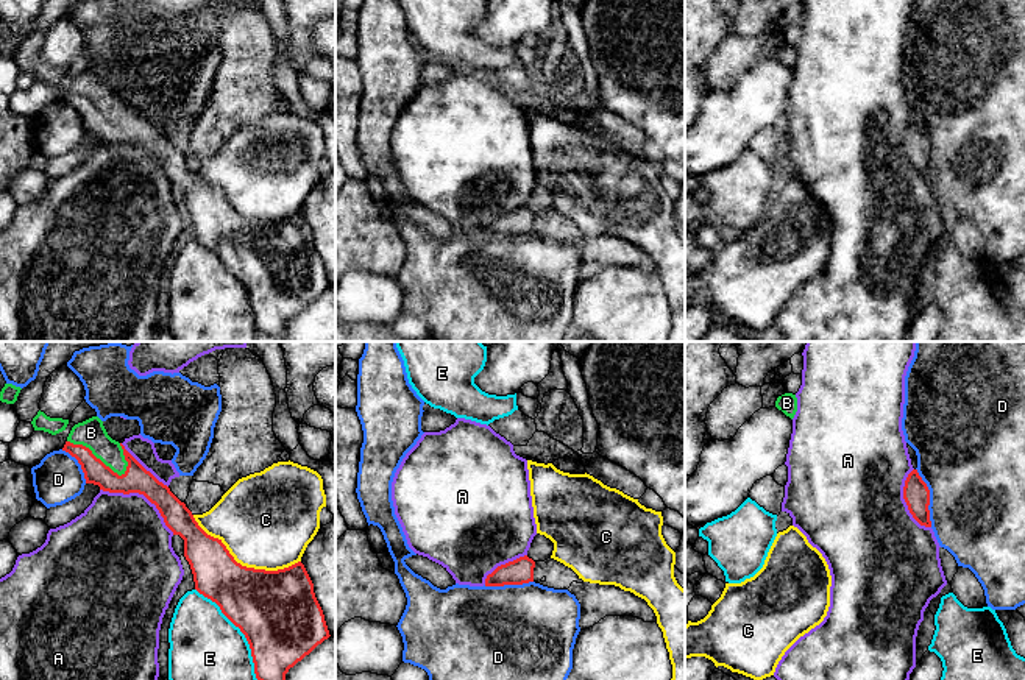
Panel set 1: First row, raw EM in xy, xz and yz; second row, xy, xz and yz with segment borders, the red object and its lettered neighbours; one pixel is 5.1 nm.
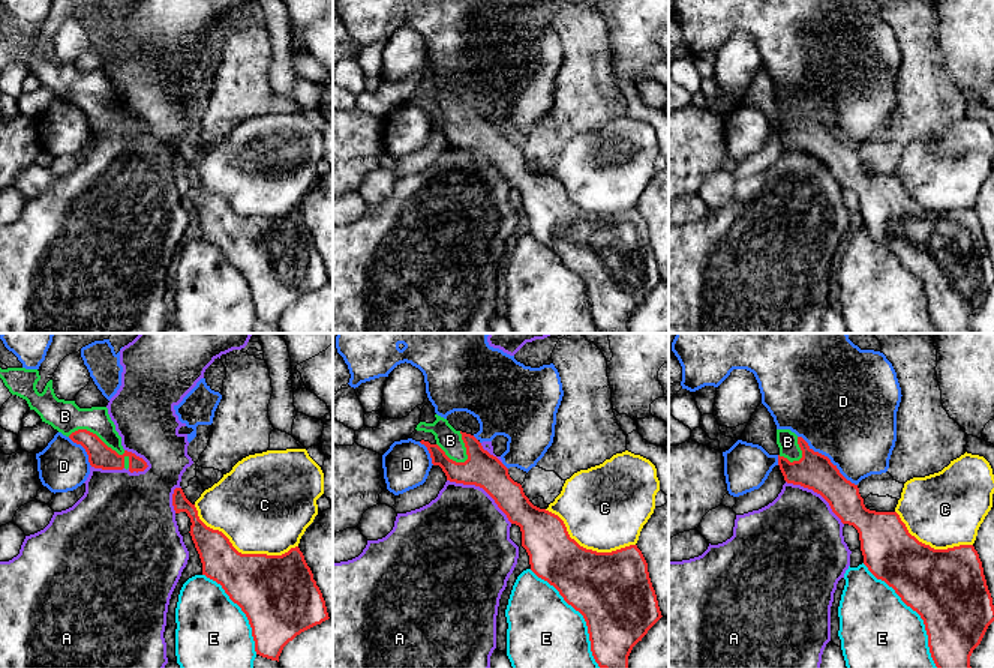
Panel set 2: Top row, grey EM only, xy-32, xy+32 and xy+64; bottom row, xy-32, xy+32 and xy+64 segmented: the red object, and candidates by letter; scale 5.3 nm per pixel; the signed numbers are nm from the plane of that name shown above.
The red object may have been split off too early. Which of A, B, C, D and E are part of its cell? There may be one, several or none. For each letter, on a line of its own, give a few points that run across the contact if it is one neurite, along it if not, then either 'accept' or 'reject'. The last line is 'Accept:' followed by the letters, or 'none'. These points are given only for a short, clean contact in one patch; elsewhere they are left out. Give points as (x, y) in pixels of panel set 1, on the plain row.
A: reject
B: line xy (136, 130), (119, 125), (95, 108), (91, 83); accept
C: reject
D: reject
E: reject
Accept: B

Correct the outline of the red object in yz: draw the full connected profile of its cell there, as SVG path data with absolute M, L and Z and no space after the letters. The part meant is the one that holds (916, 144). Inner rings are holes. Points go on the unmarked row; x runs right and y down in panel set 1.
M913 120L905 131L903 150L913 168L920 176L931 178L930 161L928 161L930 140L919 126L917 120Z

